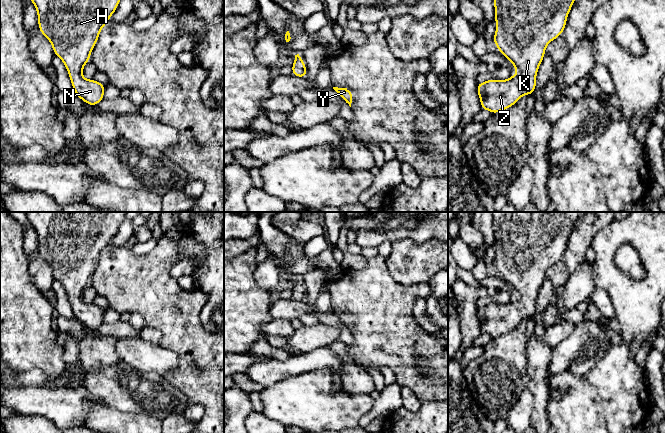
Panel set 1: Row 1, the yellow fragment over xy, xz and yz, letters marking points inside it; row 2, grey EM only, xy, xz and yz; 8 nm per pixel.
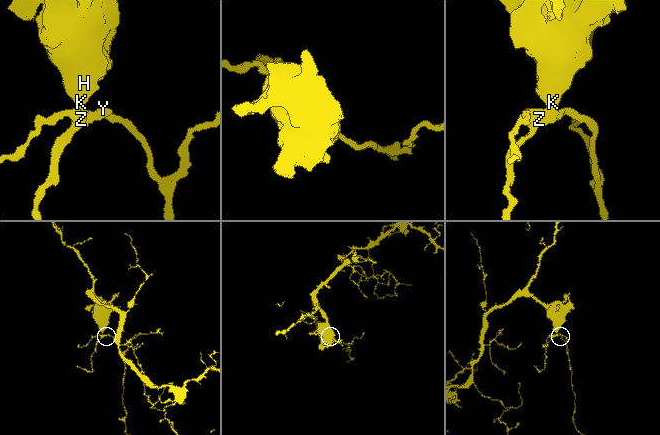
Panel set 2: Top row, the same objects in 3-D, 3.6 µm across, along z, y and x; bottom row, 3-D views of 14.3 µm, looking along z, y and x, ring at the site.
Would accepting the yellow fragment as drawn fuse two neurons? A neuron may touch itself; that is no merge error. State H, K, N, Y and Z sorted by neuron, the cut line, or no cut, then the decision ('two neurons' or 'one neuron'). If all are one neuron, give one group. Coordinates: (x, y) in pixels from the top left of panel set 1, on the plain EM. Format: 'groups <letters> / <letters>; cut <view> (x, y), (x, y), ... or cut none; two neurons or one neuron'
groups H K N Y Z; cut none; one neuron

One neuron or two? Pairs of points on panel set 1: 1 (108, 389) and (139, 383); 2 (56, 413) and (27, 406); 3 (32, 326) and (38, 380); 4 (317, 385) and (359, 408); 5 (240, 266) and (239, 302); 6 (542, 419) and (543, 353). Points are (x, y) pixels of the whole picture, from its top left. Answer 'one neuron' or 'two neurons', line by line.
1: one neuron
2: one neuron
3: two neurons
4: one neuron
5: one neuron
6: one neuron

